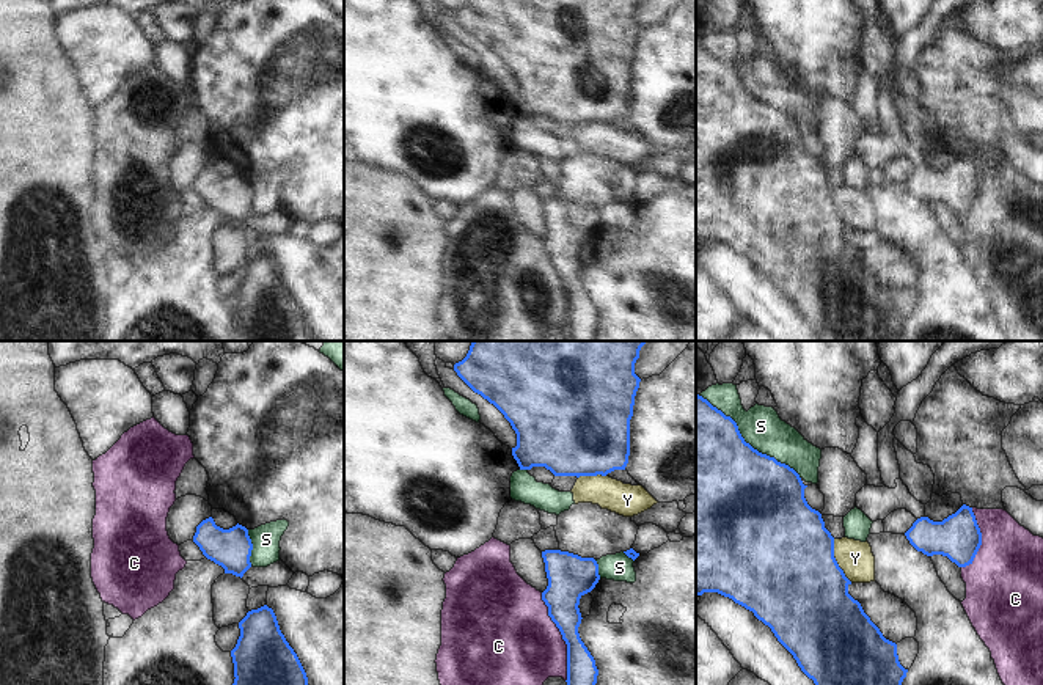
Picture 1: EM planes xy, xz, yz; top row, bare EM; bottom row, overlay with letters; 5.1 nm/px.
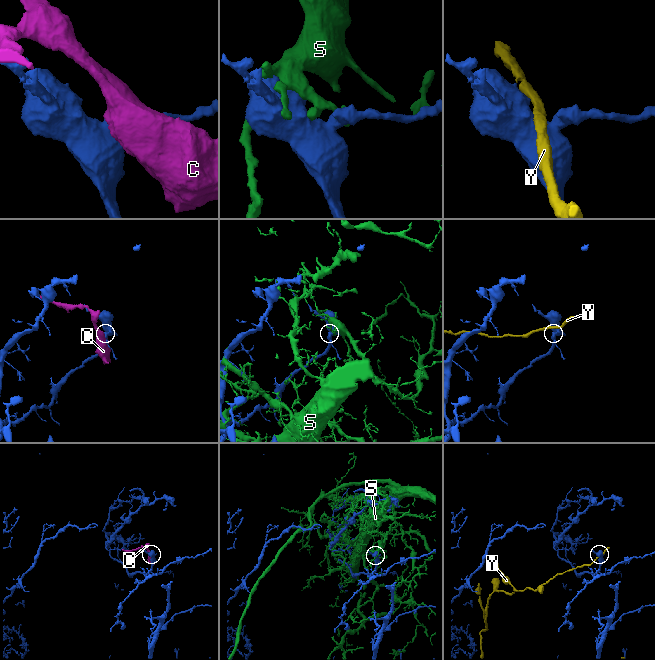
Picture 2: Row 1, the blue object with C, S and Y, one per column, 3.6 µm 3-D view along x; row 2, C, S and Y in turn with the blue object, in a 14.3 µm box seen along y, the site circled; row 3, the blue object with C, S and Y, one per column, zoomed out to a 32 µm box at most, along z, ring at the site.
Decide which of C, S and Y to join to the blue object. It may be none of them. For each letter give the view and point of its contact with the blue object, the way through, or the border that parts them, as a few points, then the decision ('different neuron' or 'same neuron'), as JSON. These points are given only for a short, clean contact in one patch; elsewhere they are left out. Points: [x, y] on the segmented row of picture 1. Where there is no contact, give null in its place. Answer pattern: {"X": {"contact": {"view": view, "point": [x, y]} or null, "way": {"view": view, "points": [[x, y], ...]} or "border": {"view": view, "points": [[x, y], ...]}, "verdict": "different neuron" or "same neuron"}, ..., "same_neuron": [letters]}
{"C": {"contact": {"view": "xz", "point": [563, 637]}, "verdict": "different neuron"}, "S": {"contact": {"view": "yz", "point": [745, 442]}, "verdict": "different neuron"}, "Y": {"contact": {"view": "yz", "point": [836, 561]}, "verdict": "different neuron"}, "same_neuron": []}

